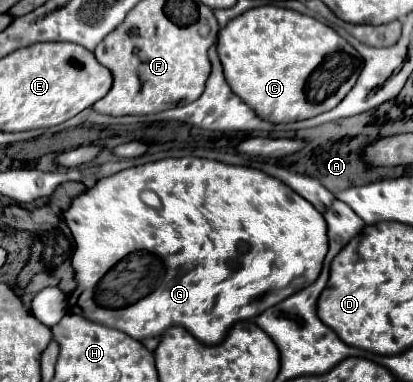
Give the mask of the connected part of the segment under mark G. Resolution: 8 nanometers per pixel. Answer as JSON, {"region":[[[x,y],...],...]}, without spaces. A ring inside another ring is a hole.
{"region":[[[183,157],[183,159],[161,159],[155,163],[145,163],[139,167],[131,167],[125,171],[119,171],[111,177],[105,177],[97,181],[97,185],[83,195],[75,197],[71,207],[65,211],[65,221],[75,237],[75,255],[73,255],[73,269],[77,277],[77,289],[67,297],[69,313],[81,313],[85,319],[93,323],[101,323],[111,329],[119,329],[127,333],[129,337],[143,341],[147,337],[159,337],[167,327],[181,325],[185,327],[193,337],[197,337],[201,343],[221,343],[229,331],[229,327],[243,319],[253,319],[267,311],[269,307],[275,307],[283,299],[291,297],[293,293],[305,289],[311,285],[323,267],[323,259],[329,251],[329,237],[327,237],[327,223],[321,213],[307,201],[301,199],[291,187],[281,183],[279,179],[273,179],[271,175],[265,175],[259,169],[241,167],[241,165],[225,165],[219,161],[209,159],[197,159],[197,157]],[[241,241],[251,243],[251,251],[247,255],[241,255],[237,251],[237,245]]]}

